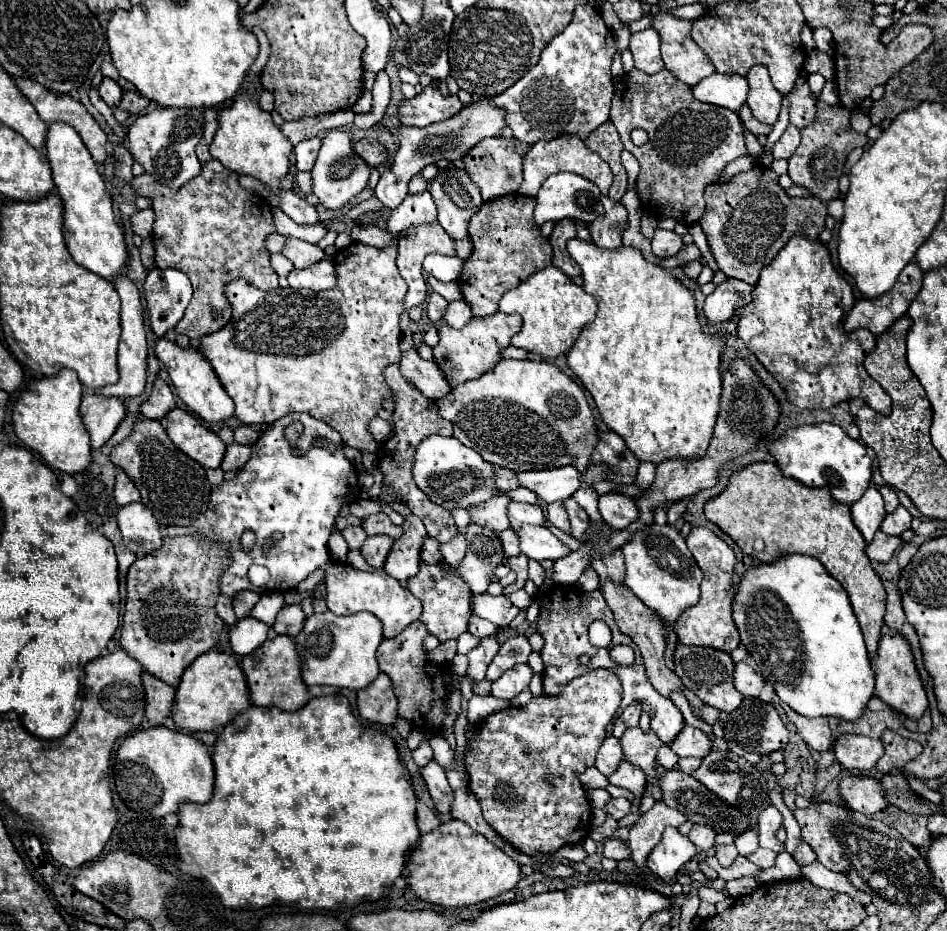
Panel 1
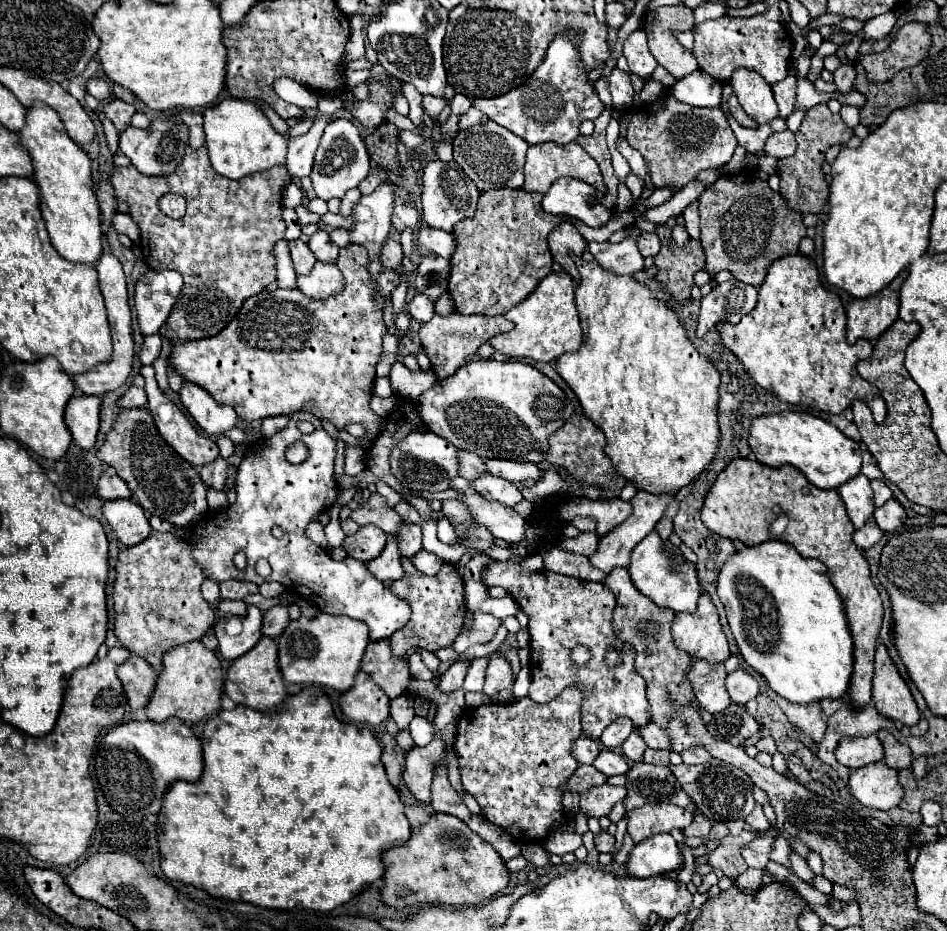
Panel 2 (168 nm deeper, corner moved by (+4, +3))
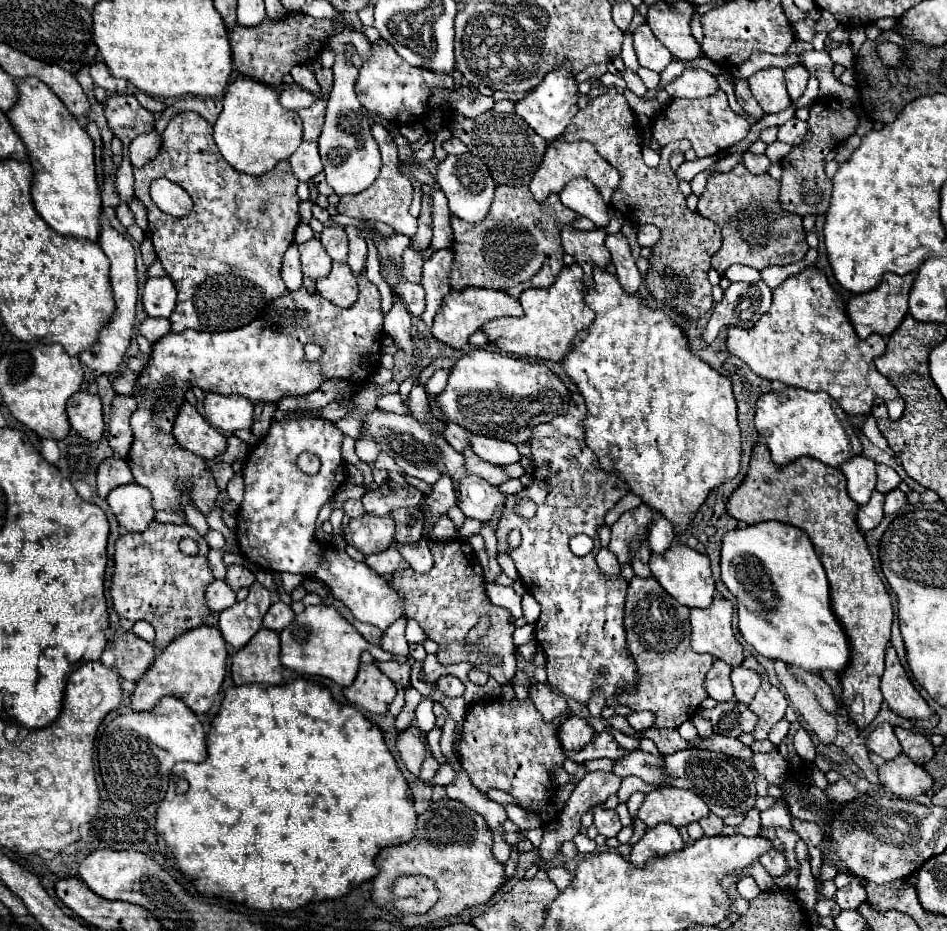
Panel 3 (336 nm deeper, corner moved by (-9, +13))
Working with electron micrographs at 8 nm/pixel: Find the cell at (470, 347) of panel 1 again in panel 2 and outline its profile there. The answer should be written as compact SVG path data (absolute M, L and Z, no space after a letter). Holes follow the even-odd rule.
M451 313L449 317L435 315L431 321L423 323L419 329L419 337L423 347L427 349L427 357L431 361L431 369L435 371L439 381L445 381L451 377L459 367L463 367L467 361L471 361L479 347L487 343L491 337L511 331L513 323L507 321L503 315L487 317L487 315L461 315L461 313Z

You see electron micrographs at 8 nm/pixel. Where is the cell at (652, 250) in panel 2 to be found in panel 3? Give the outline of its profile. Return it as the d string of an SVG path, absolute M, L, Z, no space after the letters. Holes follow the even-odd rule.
M640 225L638 227L638 243L640 247L654 247L658 243L660 231L654 225Z

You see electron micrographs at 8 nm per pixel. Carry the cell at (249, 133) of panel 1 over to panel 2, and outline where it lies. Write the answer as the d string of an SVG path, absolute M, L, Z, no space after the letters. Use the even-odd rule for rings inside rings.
M223 99L221 103L207 107L203 119L209 159L219 175L229 179L241 179L257 171L267 171L275 165L285 165L287 137L271 127L269 119L253 101Z

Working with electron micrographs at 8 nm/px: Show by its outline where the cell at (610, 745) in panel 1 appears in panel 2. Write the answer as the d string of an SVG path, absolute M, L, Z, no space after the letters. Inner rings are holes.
M579 737L575 743L573 743L573 757L579 761L579 763L585 763L585 765L591 765L597 757L597 753L601 753L601 743L595 741L595 739L589 739L589 737Z

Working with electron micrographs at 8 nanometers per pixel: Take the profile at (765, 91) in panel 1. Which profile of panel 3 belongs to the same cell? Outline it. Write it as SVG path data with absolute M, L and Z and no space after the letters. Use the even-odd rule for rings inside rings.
M770 67L754 73L750 79L750 91L754 99L760 103L764 113L778 113L790 107L790 97L784 87L784 69Z

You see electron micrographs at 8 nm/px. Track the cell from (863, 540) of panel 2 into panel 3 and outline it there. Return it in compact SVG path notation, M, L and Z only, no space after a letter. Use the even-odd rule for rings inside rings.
M874 491L874 495L870 495L870 503L858 507L856 523L858 523L858 527L862 531L870 531L870 529L874 529L882 521L882 517L884 517L882 505L884 505L884 495Z

